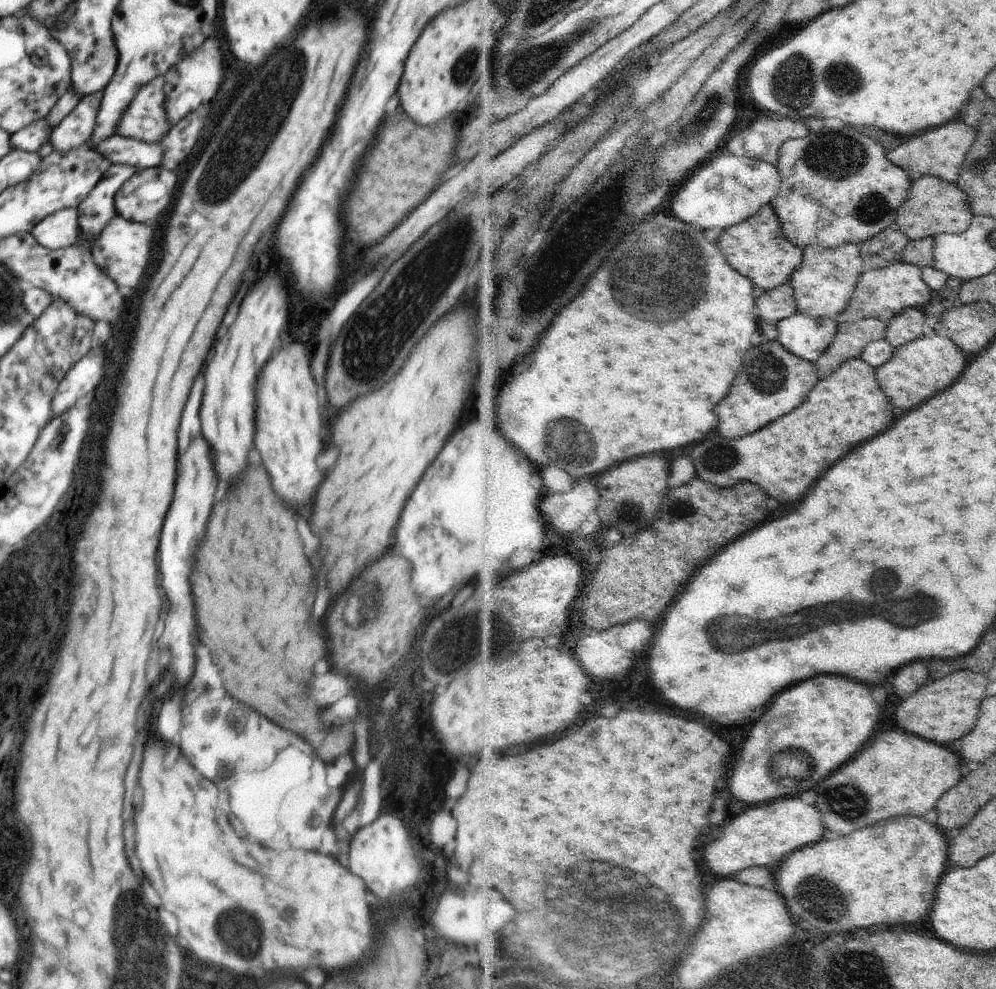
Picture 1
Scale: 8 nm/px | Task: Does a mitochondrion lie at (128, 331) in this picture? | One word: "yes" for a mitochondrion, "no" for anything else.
no

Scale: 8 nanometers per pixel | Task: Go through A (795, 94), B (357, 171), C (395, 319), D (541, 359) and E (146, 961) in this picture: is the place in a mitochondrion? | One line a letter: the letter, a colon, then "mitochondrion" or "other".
A: mitochondrion
B: other
C: mitochondrion
D: other
E: mitochondrion

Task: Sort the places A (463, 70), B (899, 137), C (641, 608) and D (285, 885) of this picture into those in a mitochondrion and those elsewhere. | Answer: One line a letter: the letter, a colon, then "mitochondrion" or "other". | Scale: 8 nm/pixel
A: mitochondrion
B: other
C: other
D: other

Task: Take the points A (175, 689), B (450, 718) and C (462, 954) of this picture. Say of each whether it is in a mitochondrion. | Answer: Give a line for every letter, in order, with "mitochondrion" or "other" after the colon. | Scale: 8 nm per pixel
A: other
B: other
C: mitochondrion

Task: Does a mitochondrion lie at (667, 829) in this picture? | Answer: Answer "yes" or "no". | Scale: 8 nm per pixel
no

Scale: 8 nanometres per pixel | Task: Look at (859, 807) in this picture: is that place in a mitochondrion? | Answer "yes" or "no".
yes

